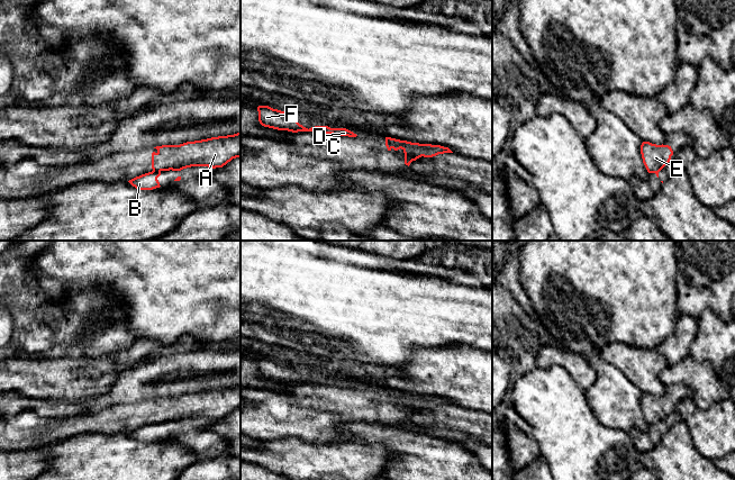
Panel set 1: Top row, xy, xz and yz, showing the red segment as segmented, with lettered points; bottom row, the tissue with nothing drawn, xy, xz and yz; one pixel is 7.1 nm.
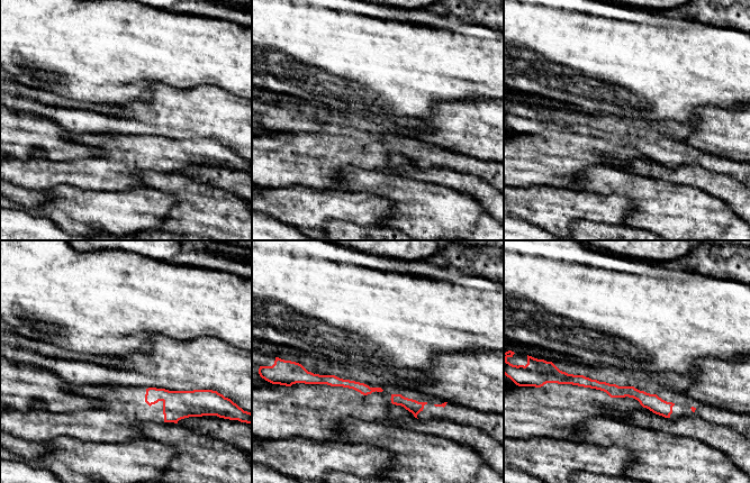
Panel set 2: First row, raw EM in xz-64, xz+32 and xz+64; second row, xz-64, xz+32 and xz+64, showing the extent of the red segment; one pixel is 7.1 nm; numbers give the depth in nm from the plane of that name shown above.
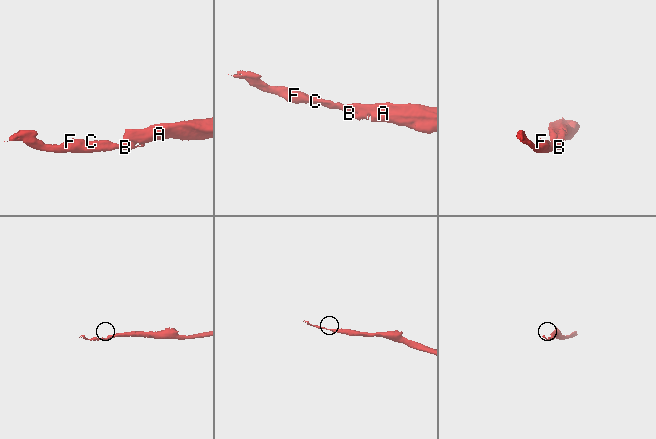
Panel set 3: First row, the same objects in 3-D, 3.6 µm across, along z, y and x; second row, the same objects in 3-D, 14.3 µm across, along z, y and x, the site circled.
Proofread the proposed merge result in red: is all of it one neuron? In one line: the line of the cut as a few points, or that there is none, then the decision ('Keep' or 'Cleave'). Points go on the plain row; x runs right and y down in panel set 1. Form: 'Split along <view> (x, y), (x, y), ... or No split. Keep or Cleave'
Split along xy (153, 422), (160, 423). Cleave

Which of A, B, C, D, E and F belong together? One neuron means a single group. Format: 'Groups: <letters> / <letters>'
Groups: A E / B C D F

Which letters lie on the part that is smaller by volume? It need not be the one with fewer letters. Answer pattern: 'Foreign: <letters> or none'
Foreign: B, C, D, F

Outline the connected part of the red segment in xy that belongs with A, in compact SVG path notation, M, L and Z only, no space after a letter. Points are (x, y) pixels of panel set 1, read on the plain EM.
M241 384L154 400L157 404L152 405L153 423L191 418L223 419L233 410L241 409Z

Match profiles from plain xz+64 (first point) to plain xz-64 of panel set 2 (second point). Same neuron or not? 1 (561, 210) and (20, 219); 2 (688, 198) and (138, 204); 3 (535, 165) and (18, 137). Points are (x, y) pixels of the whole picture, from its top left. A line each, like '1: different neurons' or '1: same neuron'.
1: different neurons
2: different neurons
3: different neurons

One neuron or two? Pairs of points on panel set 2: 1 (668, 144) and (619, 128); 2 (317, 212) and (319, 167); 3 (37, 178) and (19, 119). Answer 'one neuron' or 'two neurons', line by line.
1: one neuron
2: two neurons
3: two neurons

